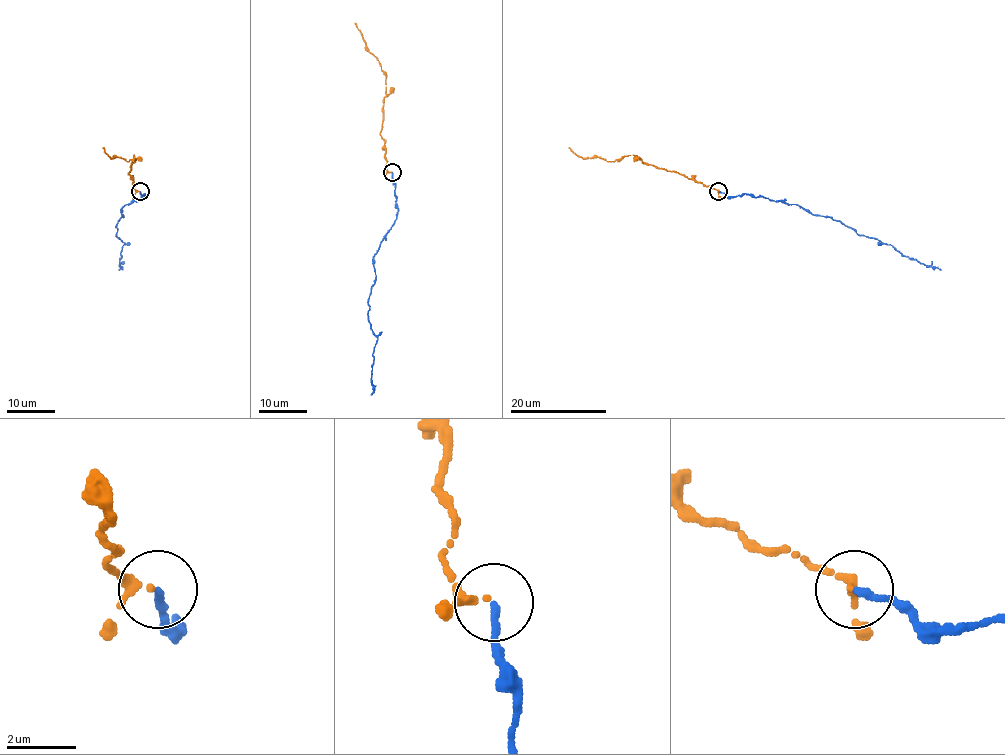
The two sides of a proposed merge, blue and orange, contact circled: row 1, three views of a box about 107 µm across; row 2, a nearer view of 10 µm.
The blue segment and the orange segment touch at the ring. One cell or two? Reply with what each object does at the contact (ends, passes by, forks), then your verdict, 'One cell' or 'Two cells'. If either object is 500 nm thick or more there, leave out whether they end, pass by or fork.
At the ring blue ends. At the ring orange ends. One cell

